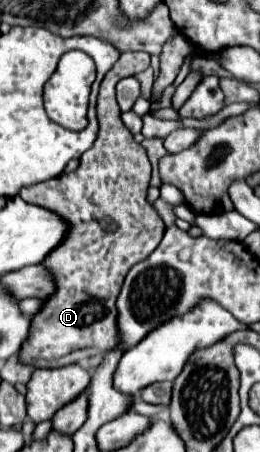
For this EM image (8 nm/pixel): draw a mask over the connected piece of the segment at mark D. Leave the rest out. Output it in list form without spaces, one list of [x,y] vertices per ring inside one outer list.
[[[145,51],[123,53],[101,81],[97,101],[99,137],[95,145],[83,153],[79,167],[73,173],[63,173],[19,191],[23,201],[55,211],[71,225],[65,241],[45,259],[47,269],[57,277],[57,291],[45,301],[43,311],[33,315],[31,335],[19,351],[23,363],[35,367],[65,367],[93,355],[103,355],[119,343],[115,331],[115,301],[123,279],[135,263],[143,261],[159,245],[165,233],[163,219],[147,201],[151,179],[147,151],[121,121],[121,109],[115,101],[117,81],[141,73],[147,67],[149,55]]]

